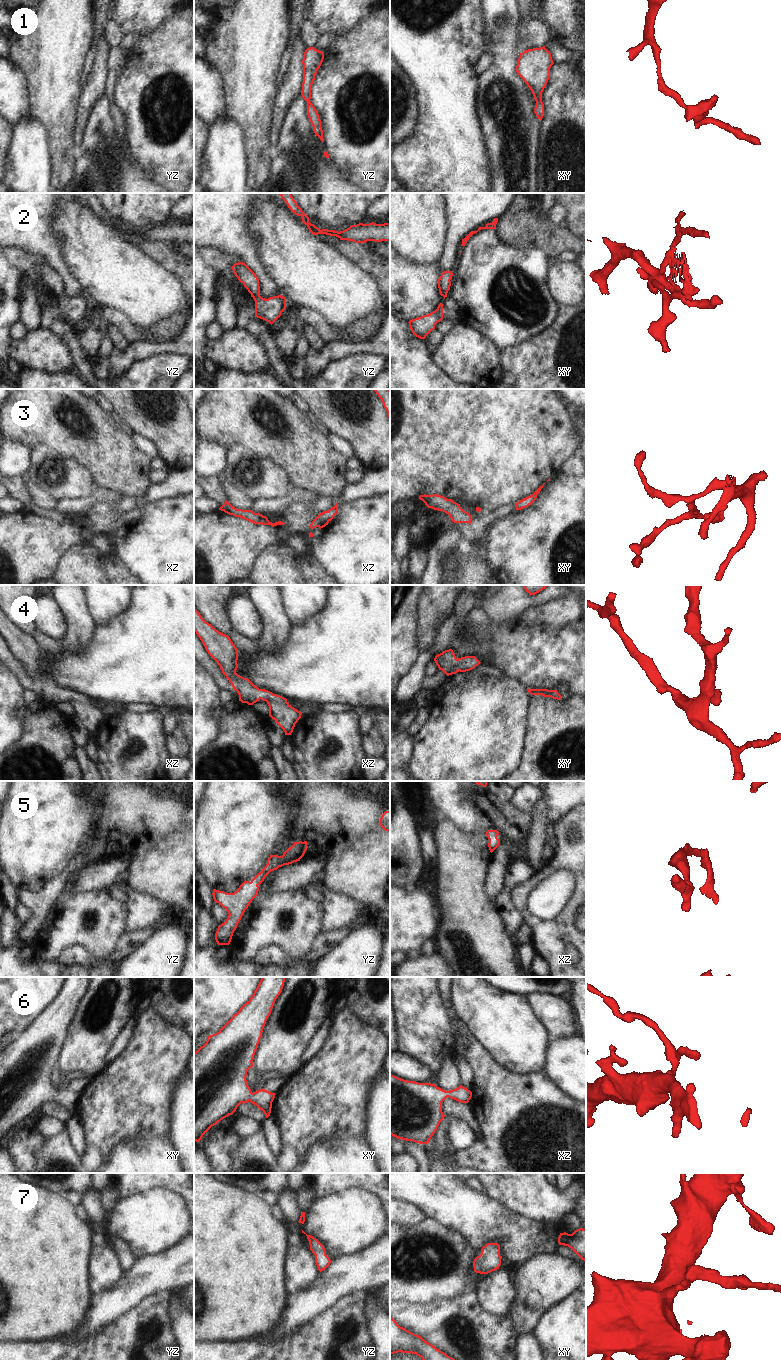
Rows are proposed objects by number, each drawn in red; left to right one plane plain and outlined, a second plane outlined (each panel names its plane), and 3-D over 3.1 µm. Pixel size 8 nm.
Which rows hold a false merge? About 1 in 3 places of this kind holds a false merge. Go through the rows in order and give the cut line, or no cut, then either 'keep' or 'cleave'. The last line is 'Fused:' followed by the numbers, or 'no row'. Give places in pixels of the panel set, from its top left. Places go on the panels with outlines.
1: no cut; keep
2: no cut; keep
3: no cut; keep
4: no cut; keep
5: no cut; keep
6: no cut; keep
7: no cut; keep
Fused: no row

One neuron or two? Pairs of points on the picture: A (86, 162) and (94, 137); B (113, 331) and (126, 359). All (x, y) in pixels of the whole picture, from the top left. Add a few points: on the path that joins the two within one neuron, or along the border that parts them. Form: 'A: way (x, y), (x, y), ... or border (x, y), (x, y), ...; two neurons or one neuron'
A: border (82, 152), (102, 153), (109, 165); two neurons
B: border (130, 343), (124, 350), (119, 350), (115, 347); two neurons

